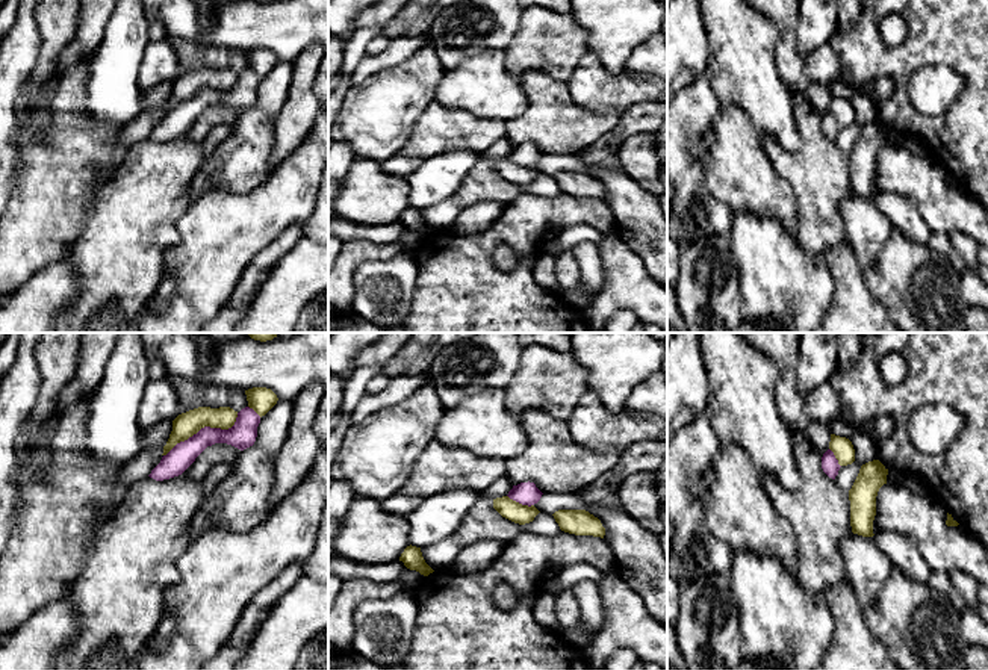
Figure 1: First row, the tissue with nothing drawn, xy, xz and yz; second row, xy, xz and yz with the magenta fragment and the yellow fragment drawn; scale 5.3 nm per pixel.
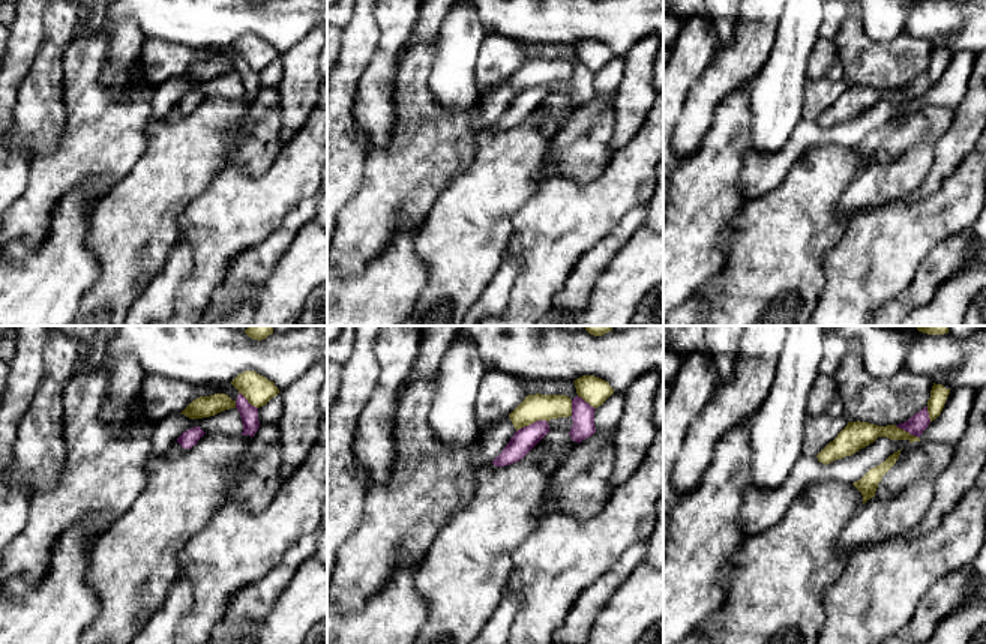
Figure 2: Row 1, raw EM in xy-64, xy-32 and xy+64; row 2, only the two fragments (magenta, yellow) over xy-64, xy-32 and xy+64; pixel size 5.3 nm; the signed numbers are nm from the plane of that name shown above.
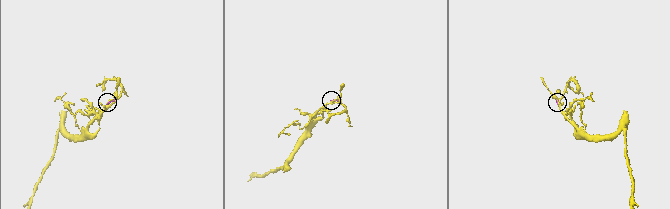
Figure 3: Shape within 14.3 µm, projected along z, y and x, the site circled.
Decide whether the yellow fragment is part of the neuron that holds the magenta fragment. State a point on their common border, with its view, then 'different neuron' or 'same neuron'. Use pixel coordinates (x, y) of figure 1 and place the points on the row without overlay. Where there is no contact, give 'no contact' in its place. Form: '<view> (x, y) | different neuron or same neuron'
xy (205, 88) | different neuron

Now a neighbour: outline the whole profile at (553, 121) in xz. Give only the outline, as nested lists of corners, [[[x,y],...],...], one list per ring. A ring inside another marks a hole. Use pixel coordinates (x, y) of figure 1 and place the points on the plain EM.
[[[543,71],[519,77],[528,98],[527,110],[507,121],[507,141],[517,147],[534,144],[542,154],[578,154],[611,132],[620,113],[589,112],[572,100],[567,83]]]

